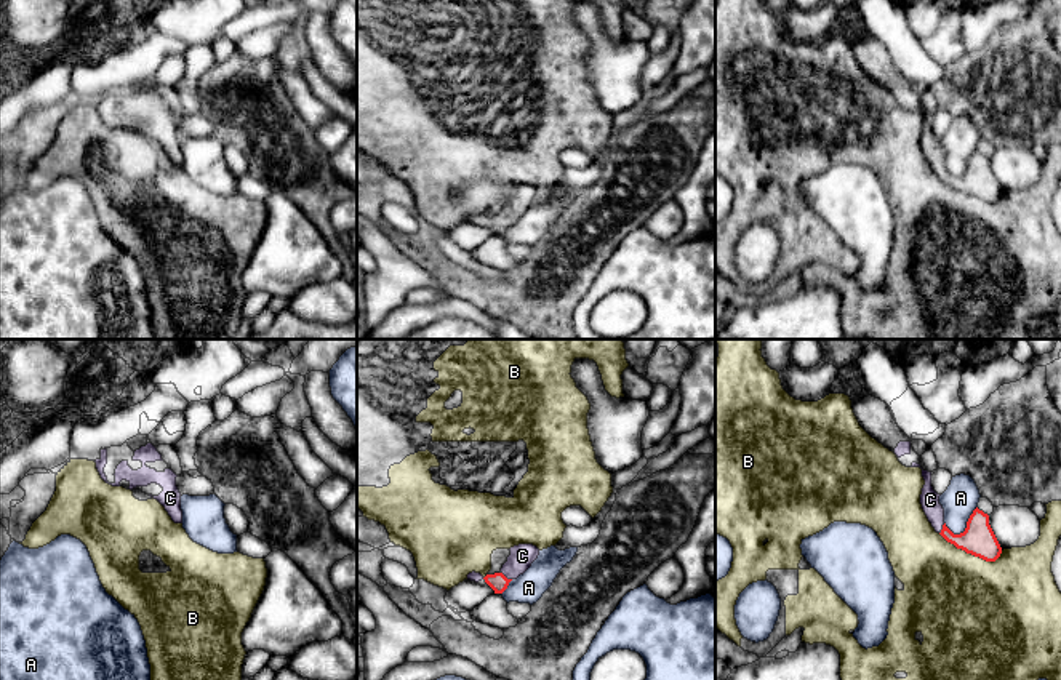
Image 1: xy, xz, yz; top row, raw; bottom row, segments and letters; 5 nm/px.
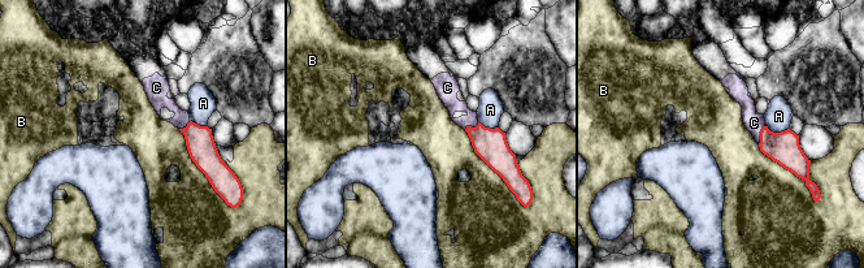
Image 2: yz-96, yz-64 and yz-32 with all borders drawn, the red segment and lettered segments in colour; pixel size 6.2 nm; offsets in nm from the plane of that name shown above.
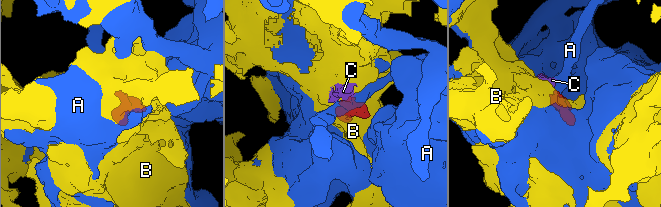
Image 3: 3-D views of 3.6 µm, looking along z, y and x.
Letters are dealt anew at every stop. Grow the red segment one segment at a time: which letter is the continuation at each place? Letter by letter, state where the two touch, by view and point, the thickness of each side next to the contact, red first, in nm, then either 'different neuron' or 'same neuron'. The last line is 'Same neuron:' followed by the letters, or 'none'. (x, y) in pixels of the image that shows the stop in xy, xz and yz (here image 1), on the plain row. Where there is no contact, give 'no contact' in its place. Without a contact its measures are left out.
A: contact yz (965, 170); calibres 160 and 170 nm; different neuron
B: contact yz (970, 194); calibres 160 and 480 nm; different neuron
C: contact xz (504, 218); calibres 90 and 120 nm; same neuron
Same neuron: C

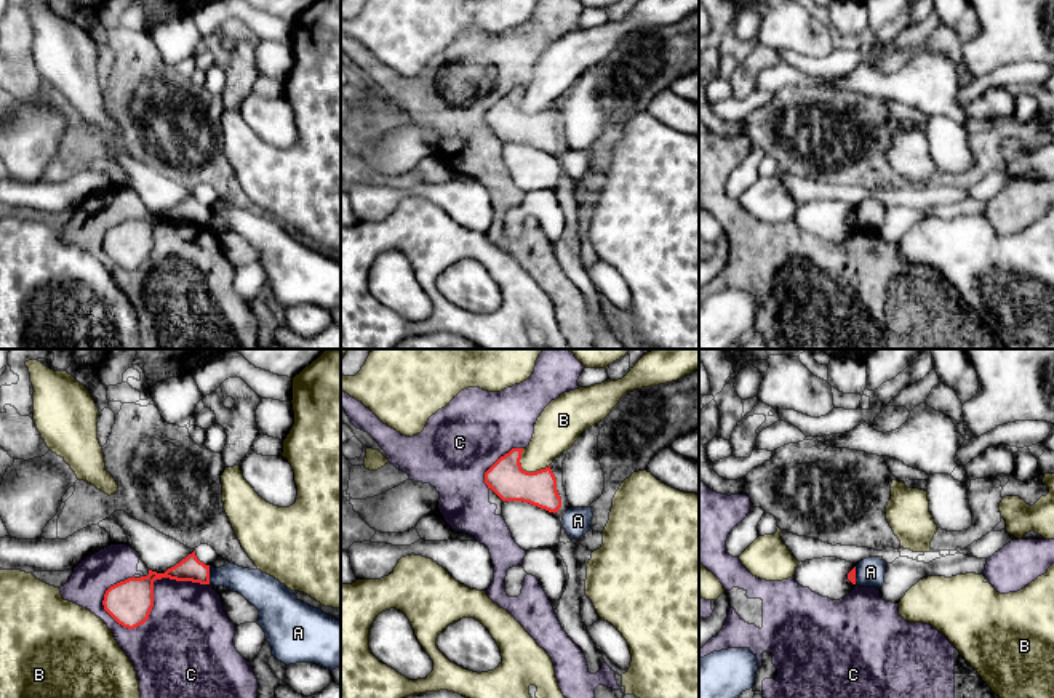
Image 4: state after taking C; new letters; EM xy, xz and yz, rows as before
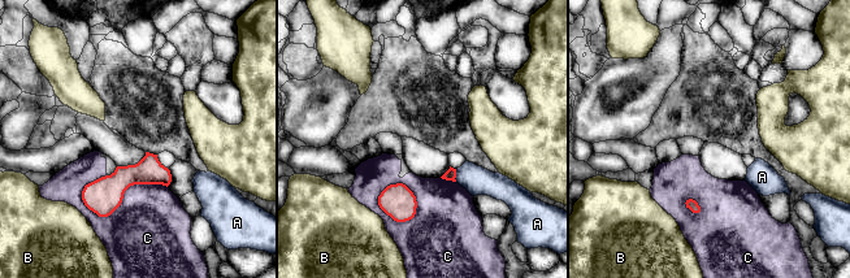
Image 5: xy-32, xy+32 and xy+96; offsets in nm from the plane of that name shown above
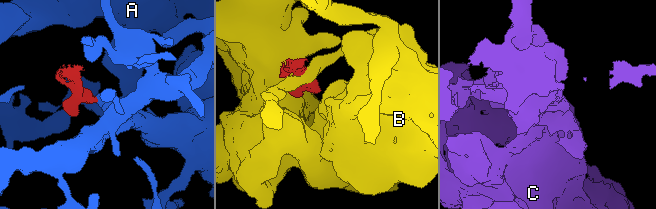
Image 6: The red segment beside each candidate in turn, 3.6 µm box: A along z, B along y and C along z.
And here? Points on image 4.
A: contact xy (208, 216); calibres 120 and 160 nm; different neuron
B: contact xz (525, 112); calibres 190 and 200 nm; different neuron
C: contact xy (152, 239); calibres 220 and 420 nm; different neuron
Same neuron: none

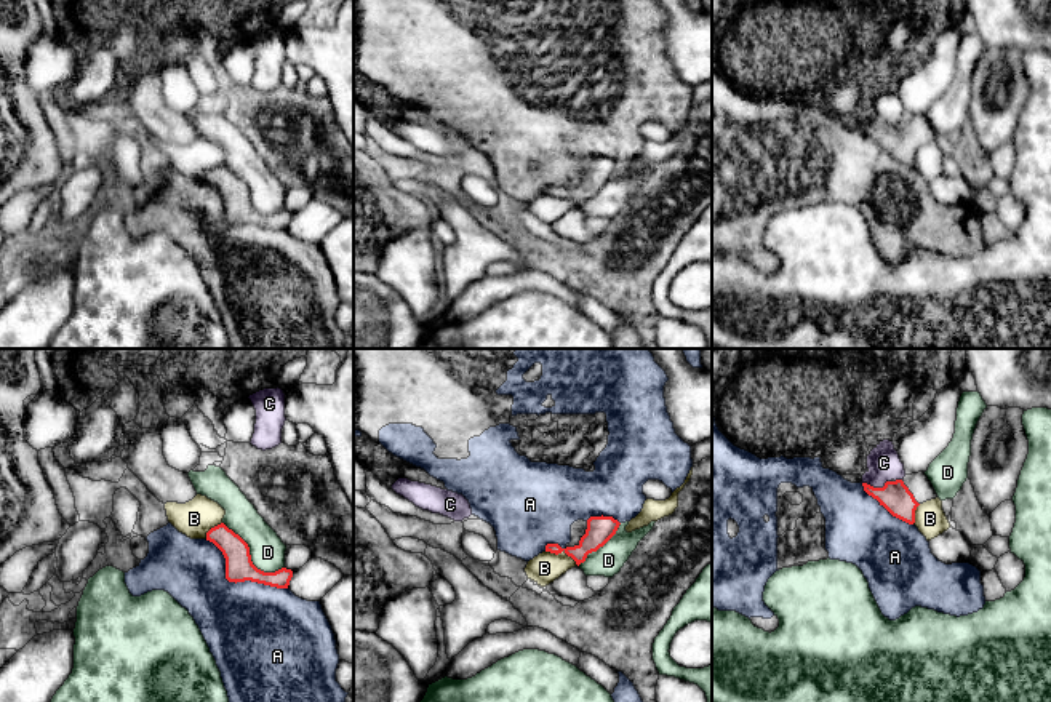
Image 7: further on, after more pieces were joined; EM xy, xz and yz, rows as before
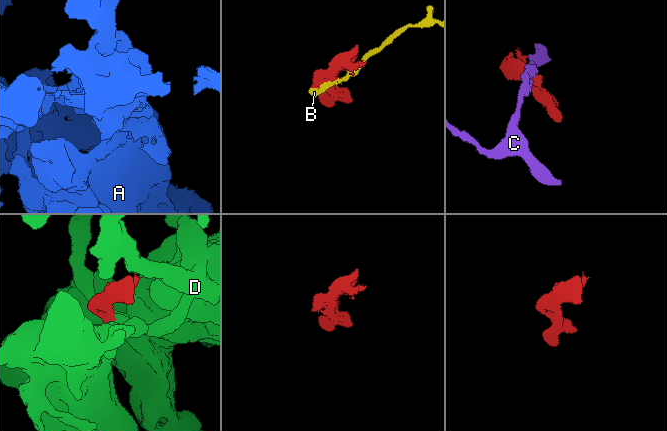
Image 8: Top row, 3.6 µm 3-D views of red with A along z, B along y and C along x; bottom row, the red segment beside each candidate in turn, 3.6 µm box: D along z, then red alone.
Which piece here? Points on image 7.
A: contact xy (235, 224); calibres 140 and 460 nm; different neuron
B: contact xz (562, 192); calibres 140 and 150 nm; different neuron
C: contact yz (875, 130); calibres 160 and 170 nm; different neuron
D: contact xy (250, 199); calibres 140 and 180 nm; different neuron
Same neuron: none

